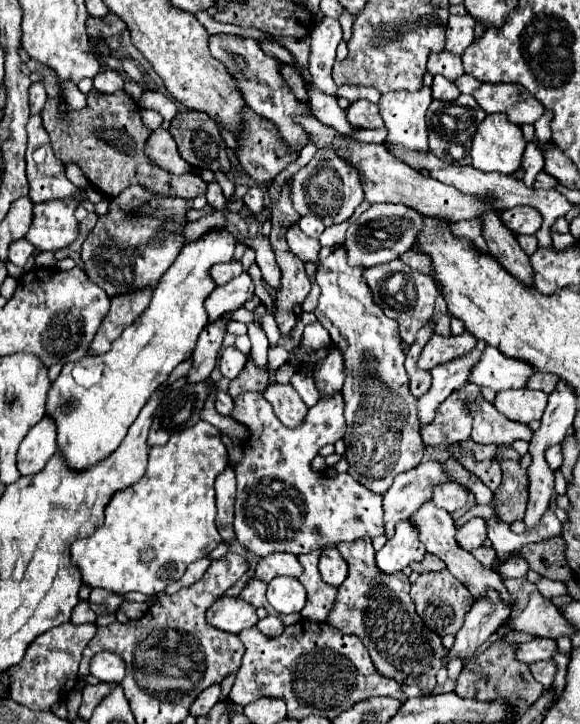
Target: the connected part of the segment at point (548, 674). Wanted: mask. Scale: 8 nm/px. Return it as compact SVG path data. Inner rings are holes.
M537 661L531 665L531 673L543 685L543 689L551 689L555 673L557 673L557 663L555 661Z

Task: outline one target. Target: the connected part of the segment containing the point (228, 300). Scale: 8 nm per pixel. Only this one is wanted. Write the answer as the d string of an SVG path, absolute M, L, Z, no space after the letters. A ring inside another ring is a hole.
M241 273L233 281L213 289L213 293L205 301L209 321L217 321L217 317L221 317L223 313L243 307L243 303L253 295L255 295L255 285L249 273Z

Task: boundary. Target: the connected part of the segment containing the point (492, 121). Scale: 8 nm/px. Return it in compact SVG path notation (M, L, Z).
M505 113L487 115L473 137L473 167L485 173L497 171L511 175L521 167L523 151L525 139L521 127L511 123Z

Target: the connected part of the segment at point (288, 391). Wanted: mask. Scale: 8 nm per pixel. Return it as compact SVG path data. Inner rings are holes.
M269 385L263 397L273 405L277 419L287 427L299 427L305 421L309 407L303 403L293 385Z

